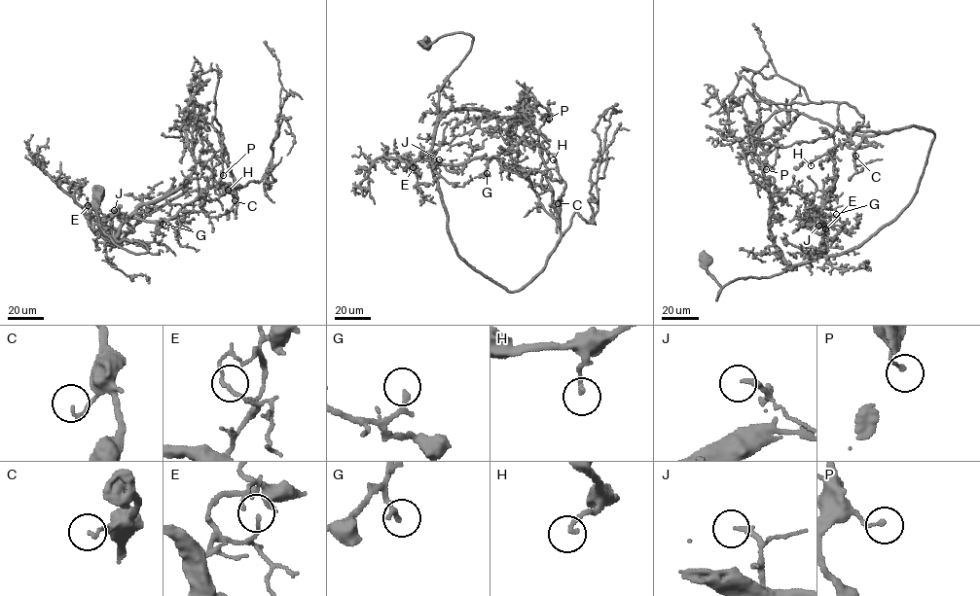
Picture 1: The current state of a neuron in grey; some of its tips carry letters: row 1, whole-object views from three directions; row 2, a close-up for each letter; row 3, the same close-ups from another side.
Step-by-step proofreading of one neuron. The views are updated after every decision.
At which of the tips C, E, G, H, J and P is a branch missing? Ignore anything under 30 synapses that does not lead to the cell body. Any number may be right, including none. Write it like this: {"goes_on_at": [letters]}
{"goes_on_at": ["J"]}

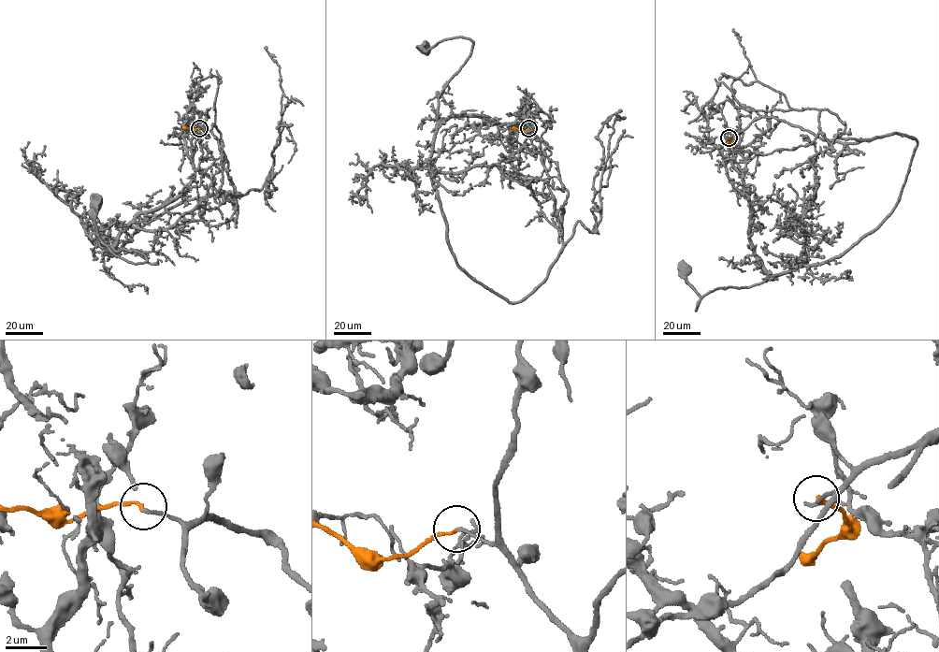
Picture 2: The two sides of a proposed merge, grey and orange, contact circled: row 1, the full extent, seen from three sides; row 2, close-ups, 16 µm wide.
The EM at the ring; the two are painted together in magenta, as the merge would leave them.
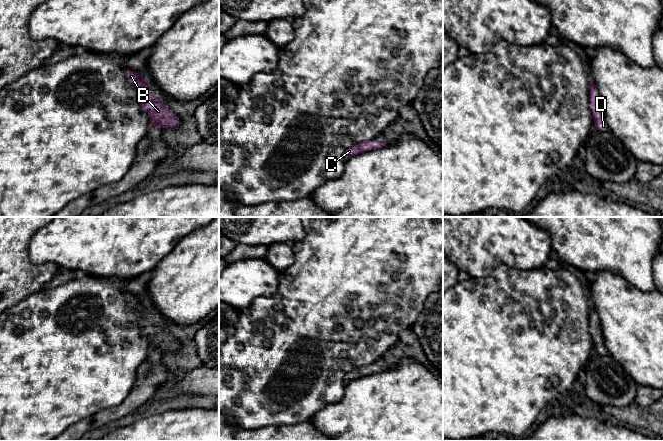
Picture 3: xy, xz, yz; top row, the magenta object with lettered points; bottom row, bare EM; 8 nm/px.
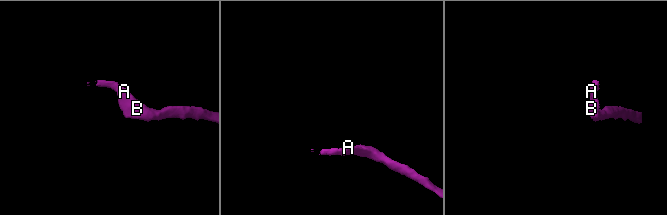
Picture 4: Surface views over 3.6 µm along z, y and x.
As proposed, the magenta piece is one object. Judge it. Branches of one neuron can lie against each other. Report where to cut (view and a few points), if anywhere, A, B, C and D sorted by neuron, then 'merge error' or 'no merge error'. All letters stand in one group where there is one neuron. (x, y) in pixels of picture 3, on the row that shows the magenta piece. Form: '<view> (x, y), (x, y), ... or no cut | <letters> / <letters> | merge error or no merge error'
no cut | A B C D | no merge error

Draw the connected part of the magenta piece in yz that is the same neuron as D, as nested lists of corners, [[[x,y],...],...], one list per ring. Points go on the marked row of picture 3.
[[[591,82],[590,88],[590,110],[592,112],[595,130],[599,130],[601,132],[608,131],[608,126],[604,119],[604,114],[602,110],[602,103],[599,98],[599,92],[594,83]]]

